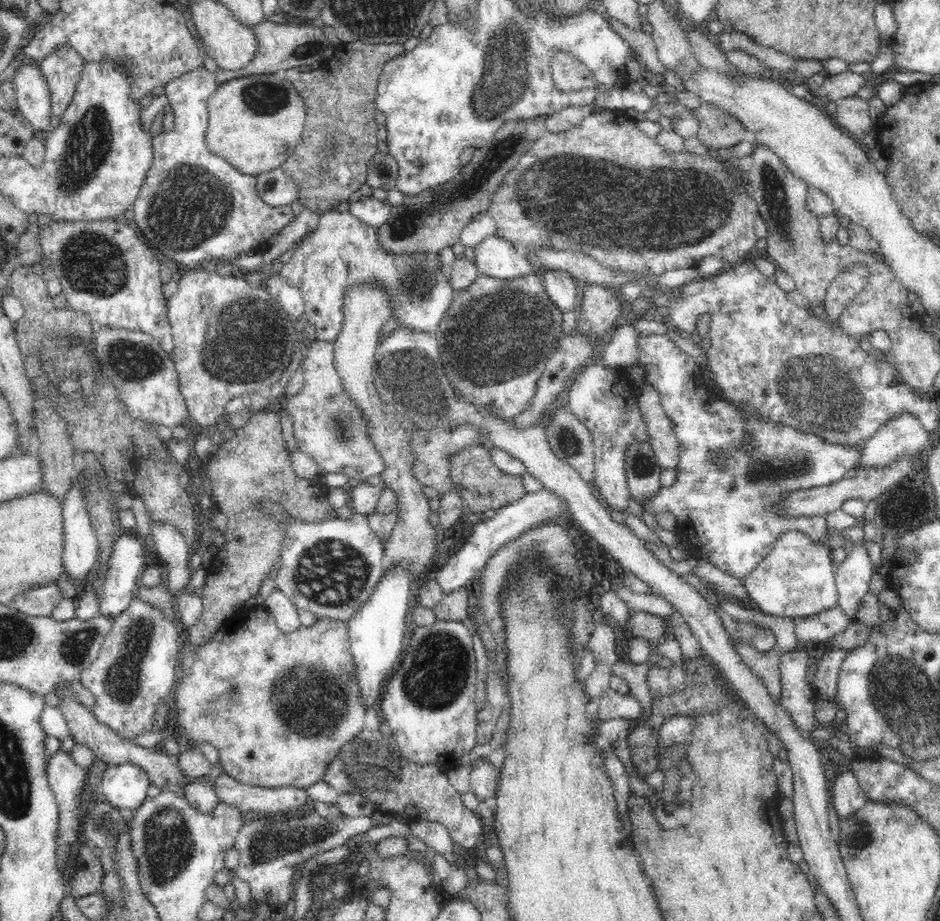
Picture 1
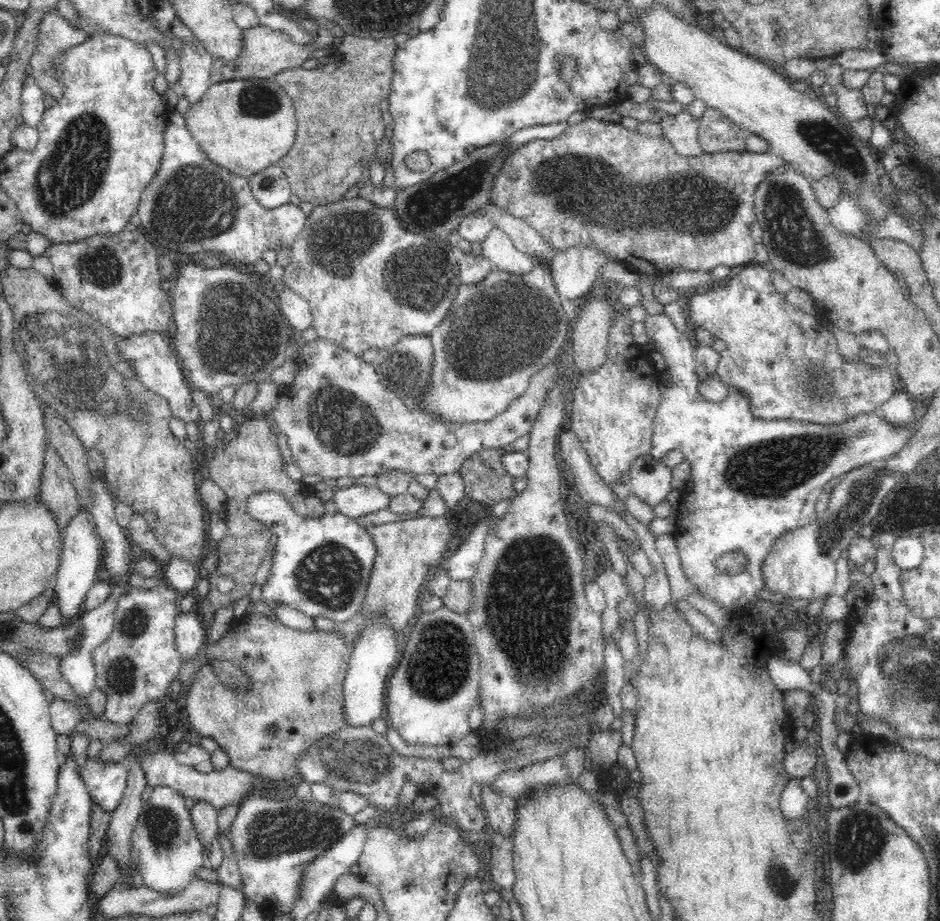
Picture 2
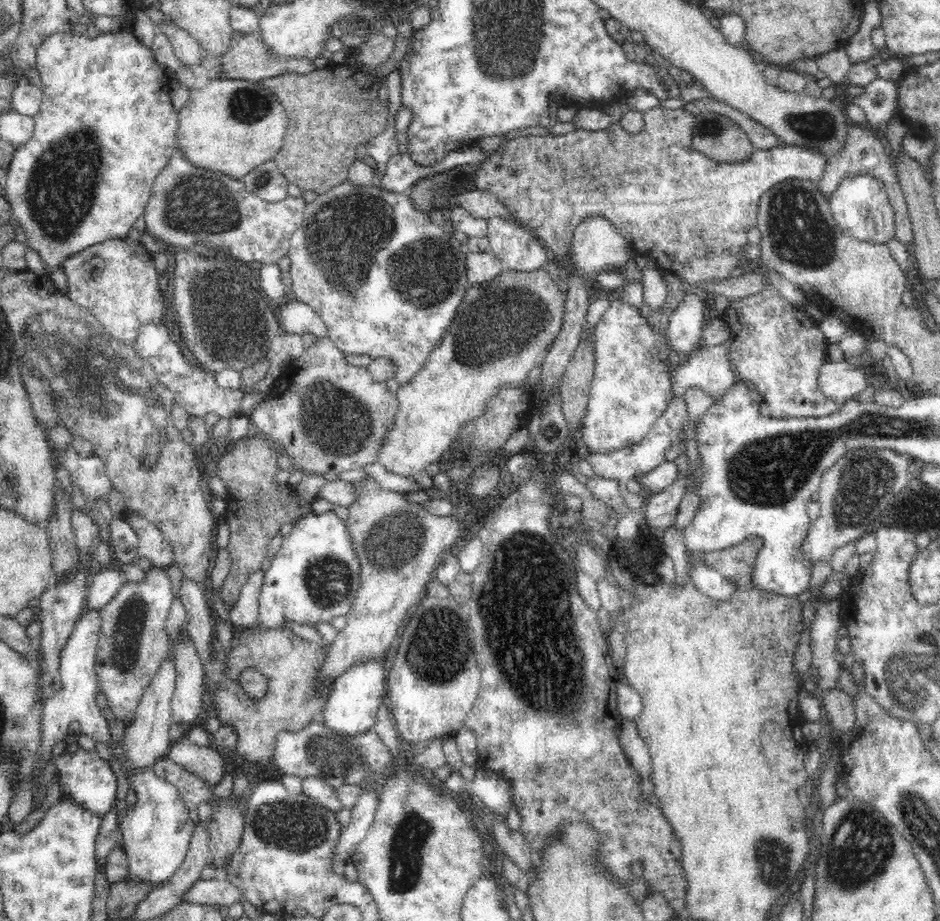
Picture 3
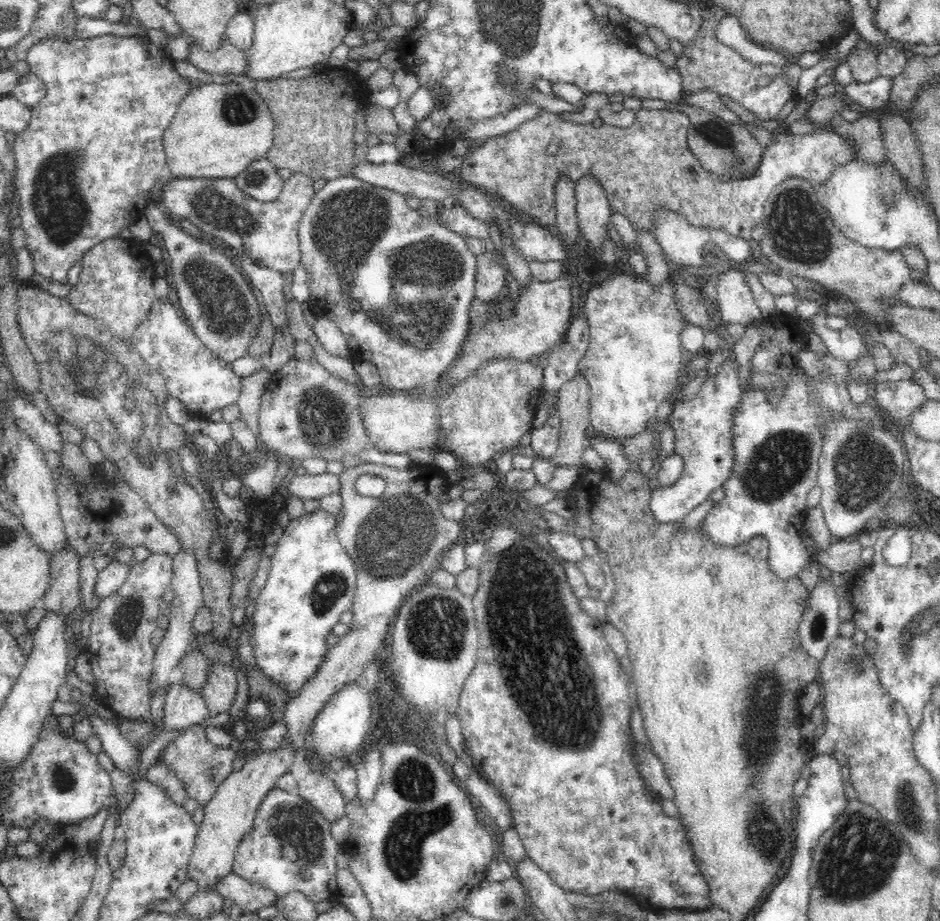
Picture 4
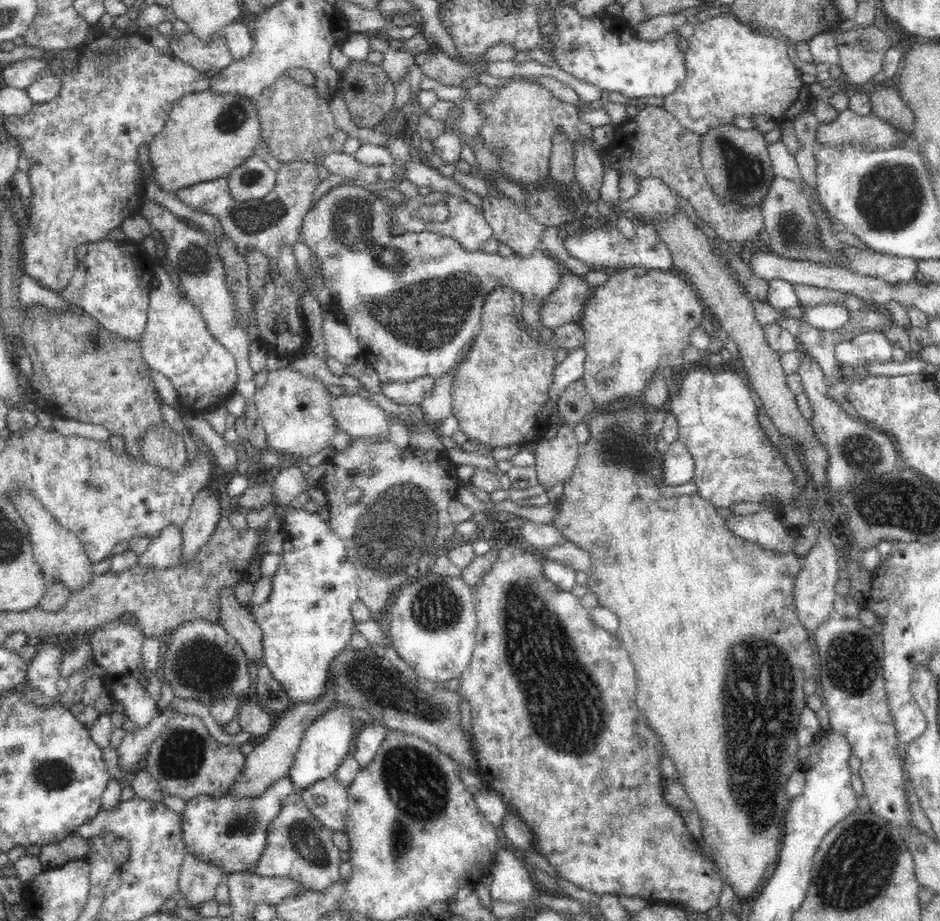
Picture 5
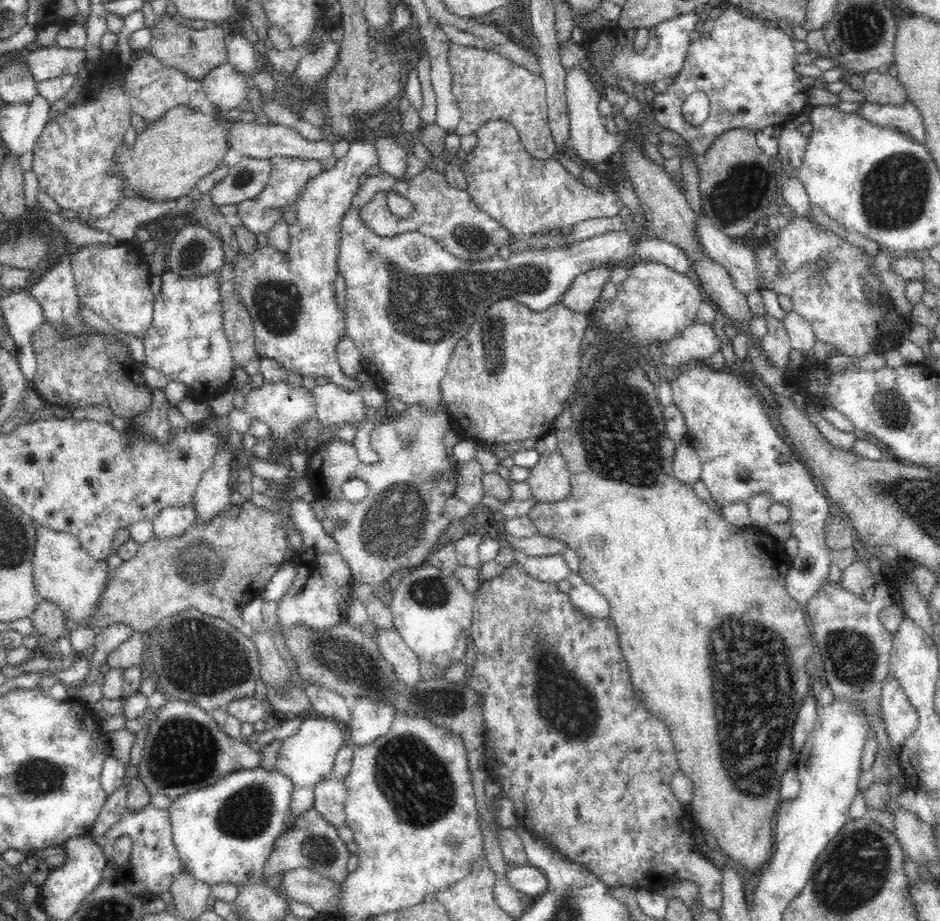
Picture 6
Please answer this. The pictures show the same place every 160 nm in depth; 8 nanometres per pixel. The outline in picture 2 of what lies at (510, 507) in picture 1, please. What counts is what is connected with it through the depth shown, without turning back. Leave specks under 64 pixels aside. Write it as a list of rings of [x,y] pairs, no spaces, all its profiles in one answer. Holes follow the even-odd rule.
[[[488,521],[478,522],[464,542],[446,556],[444,565],[451,580],[470,580],[476,574],[488,530]]]

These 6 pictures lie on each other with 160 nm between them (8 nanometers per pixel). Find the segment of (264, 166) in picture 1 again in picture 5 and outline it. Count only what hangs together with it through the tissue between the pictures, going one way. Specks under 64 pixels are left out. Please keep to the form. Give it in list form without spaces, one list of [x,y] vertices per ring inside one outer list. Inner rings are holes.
[[[208,87],[202,92],[184,95],[169,113],[164,129],[152,142],[152,164],[156,166],[156,180],[162,189],[178,191],[215,180],[217,177],[228,177],[242,162],[255,155],[256,147],[261,140],[261,123],[257,112],[256,98],[242,95],[222,95]]]

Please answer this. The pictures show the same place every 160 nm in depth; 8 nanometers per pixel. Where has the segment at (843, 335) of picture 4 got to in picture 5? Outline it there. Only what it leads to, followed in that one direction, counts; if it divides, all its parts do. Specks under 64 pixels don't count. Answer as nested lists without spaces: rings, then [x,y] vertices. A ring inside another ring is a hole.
[[[861,332],[854,338],[836,344],[834,356],[839,363],[852,367],[866,367],[874,362],[890,362],[892,343],[882,332]]]

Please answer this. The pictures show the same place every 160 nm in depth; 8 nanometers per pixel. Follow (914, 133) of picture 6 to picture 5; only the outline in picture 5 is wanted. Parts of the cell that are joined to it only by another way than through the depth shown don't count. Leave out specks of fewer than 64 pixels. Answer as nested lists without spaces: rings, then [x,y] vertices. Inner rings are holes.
[[[848,108],[839,113],[839,116],[826,124],[820,124],[816,132],[816,148],[824,145],[842,145],[848,142],[858,142],[860,145],[878,146],[880,149],[897,149],[898,145],[907,144],[907,148],[918,149],[915,140],[915,134],[911,130],[904,132],[902,129],[896,129],[896,126],[888,125],[888,122],[882,121],[880,117],[872,114],[862,116],[852,109]]]

